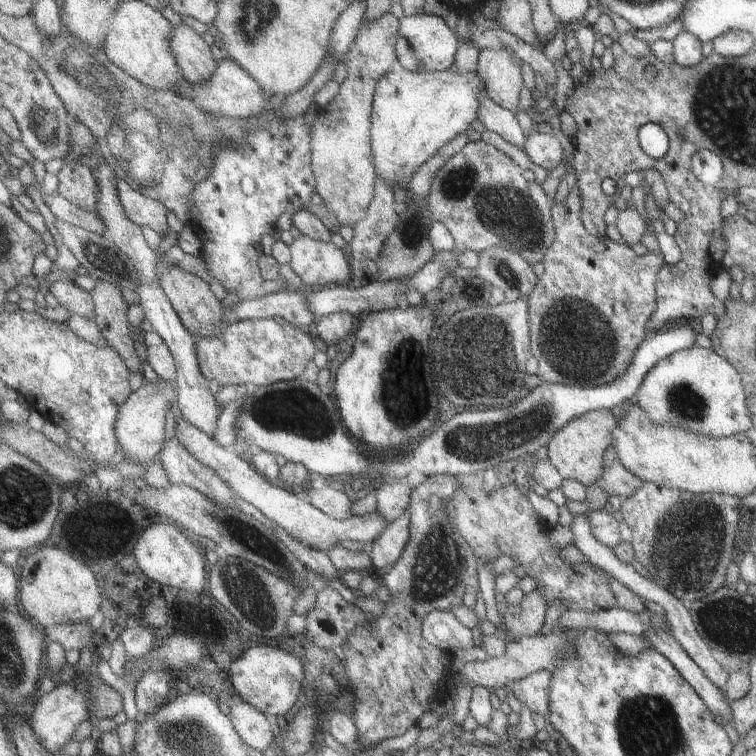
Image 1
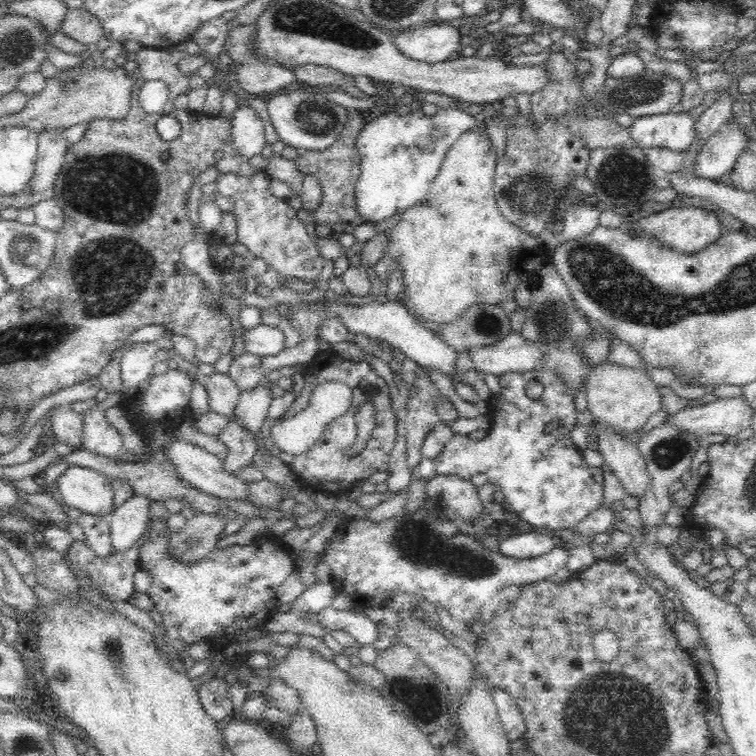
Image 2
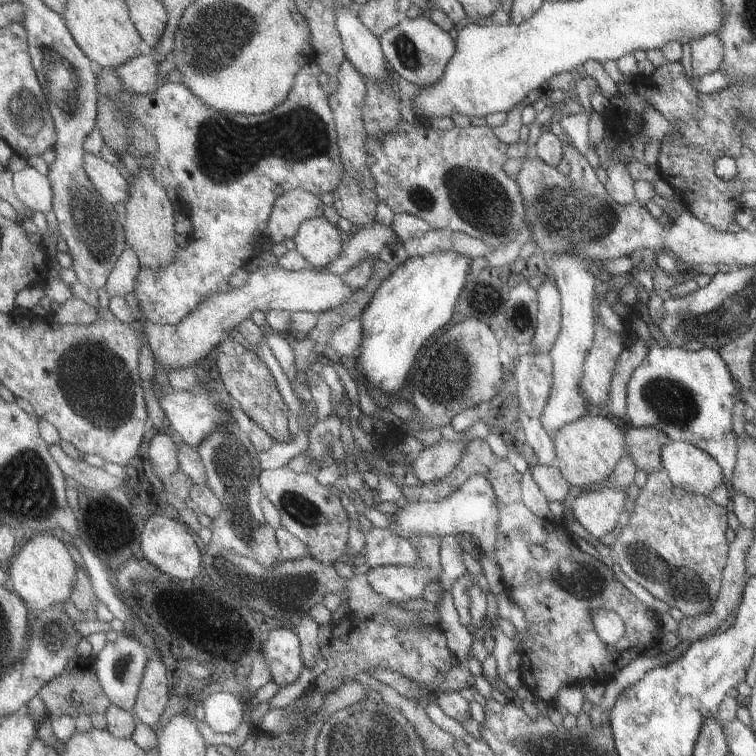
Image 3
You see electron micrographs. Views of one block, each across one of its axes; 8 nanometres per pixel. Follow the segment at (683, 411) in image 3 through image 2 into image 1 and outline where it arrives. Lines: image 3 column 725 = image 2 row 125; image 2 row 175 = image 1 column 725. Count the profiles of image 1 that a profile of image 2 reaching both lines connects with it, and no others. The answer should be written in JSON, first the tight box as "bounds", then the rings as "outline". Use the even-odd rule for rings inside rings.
{"bounds":[632,344,753,438],"outline":[[[692,344],[652,366],[632,396],[654,424],[680,426],[684,430],[724,438],[753,427],[740,374],[711,348]]]}

